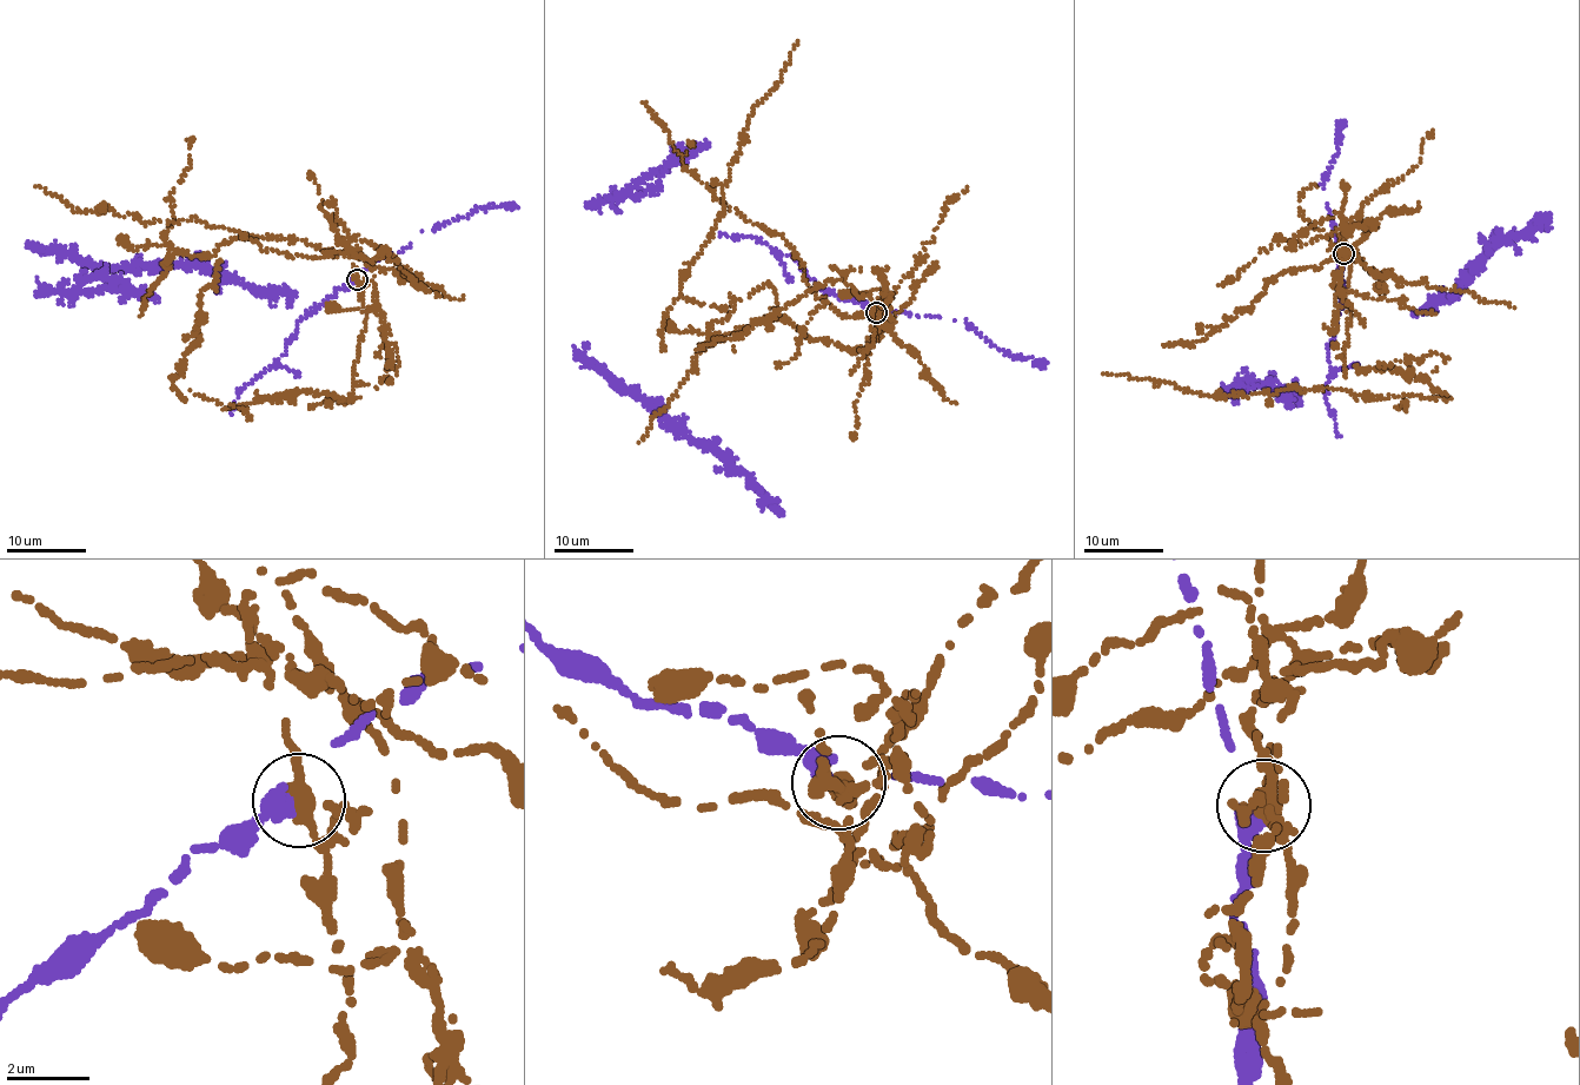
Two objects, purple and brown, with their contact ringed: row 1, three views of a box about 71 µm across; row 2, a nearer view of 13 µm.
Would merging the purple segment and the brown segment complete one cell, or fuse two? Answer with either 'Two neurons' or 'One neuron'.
Two neurons

